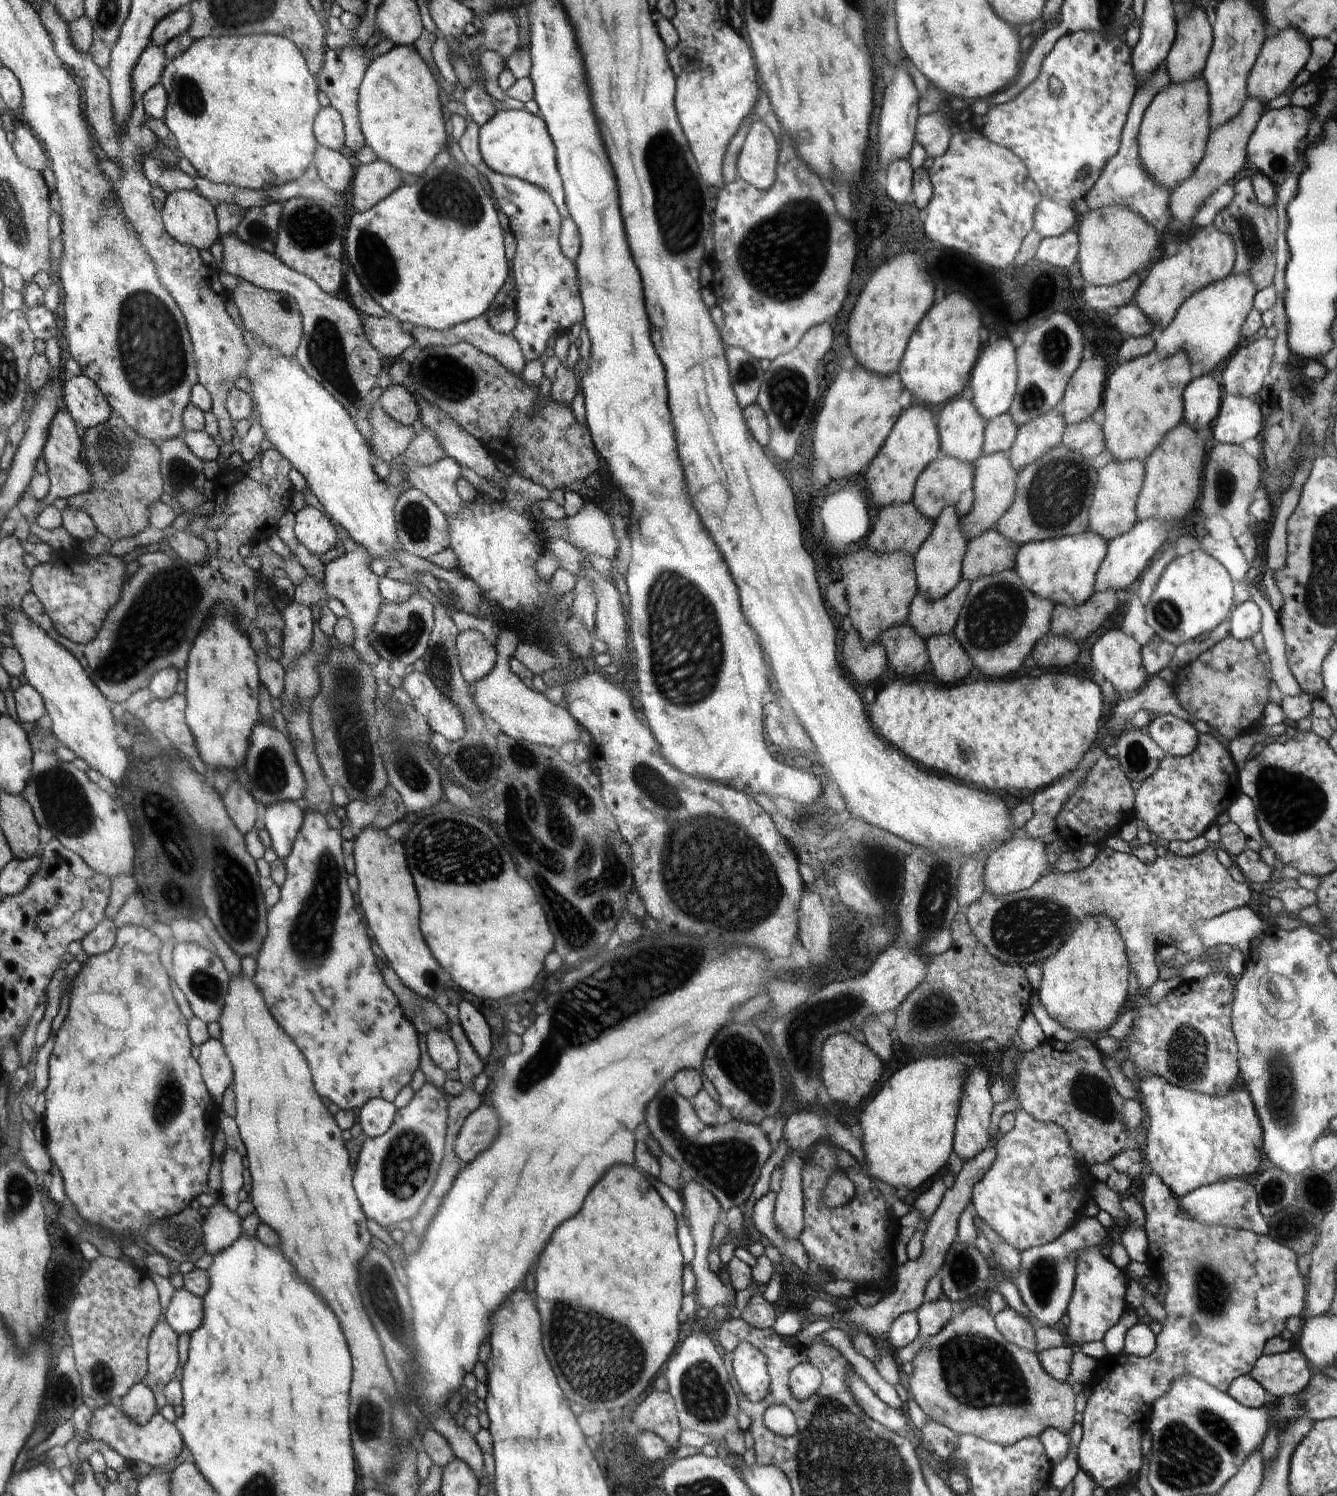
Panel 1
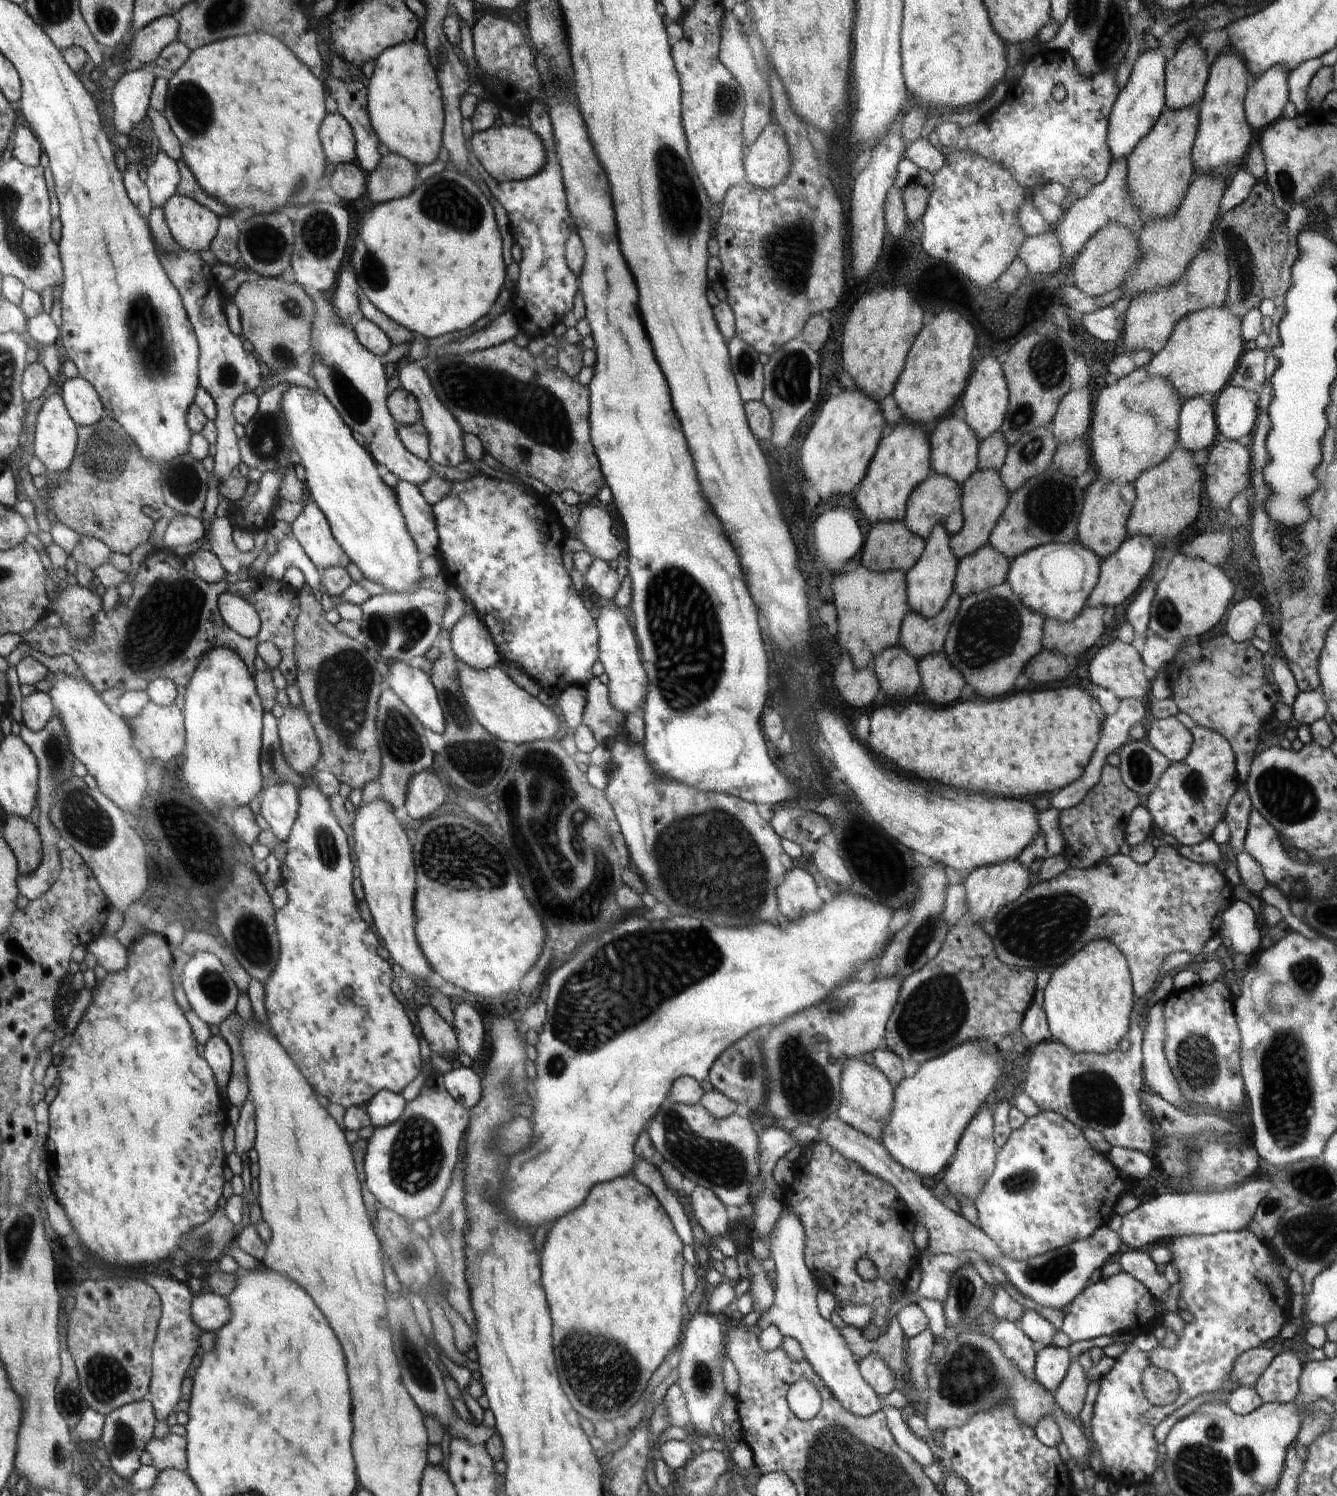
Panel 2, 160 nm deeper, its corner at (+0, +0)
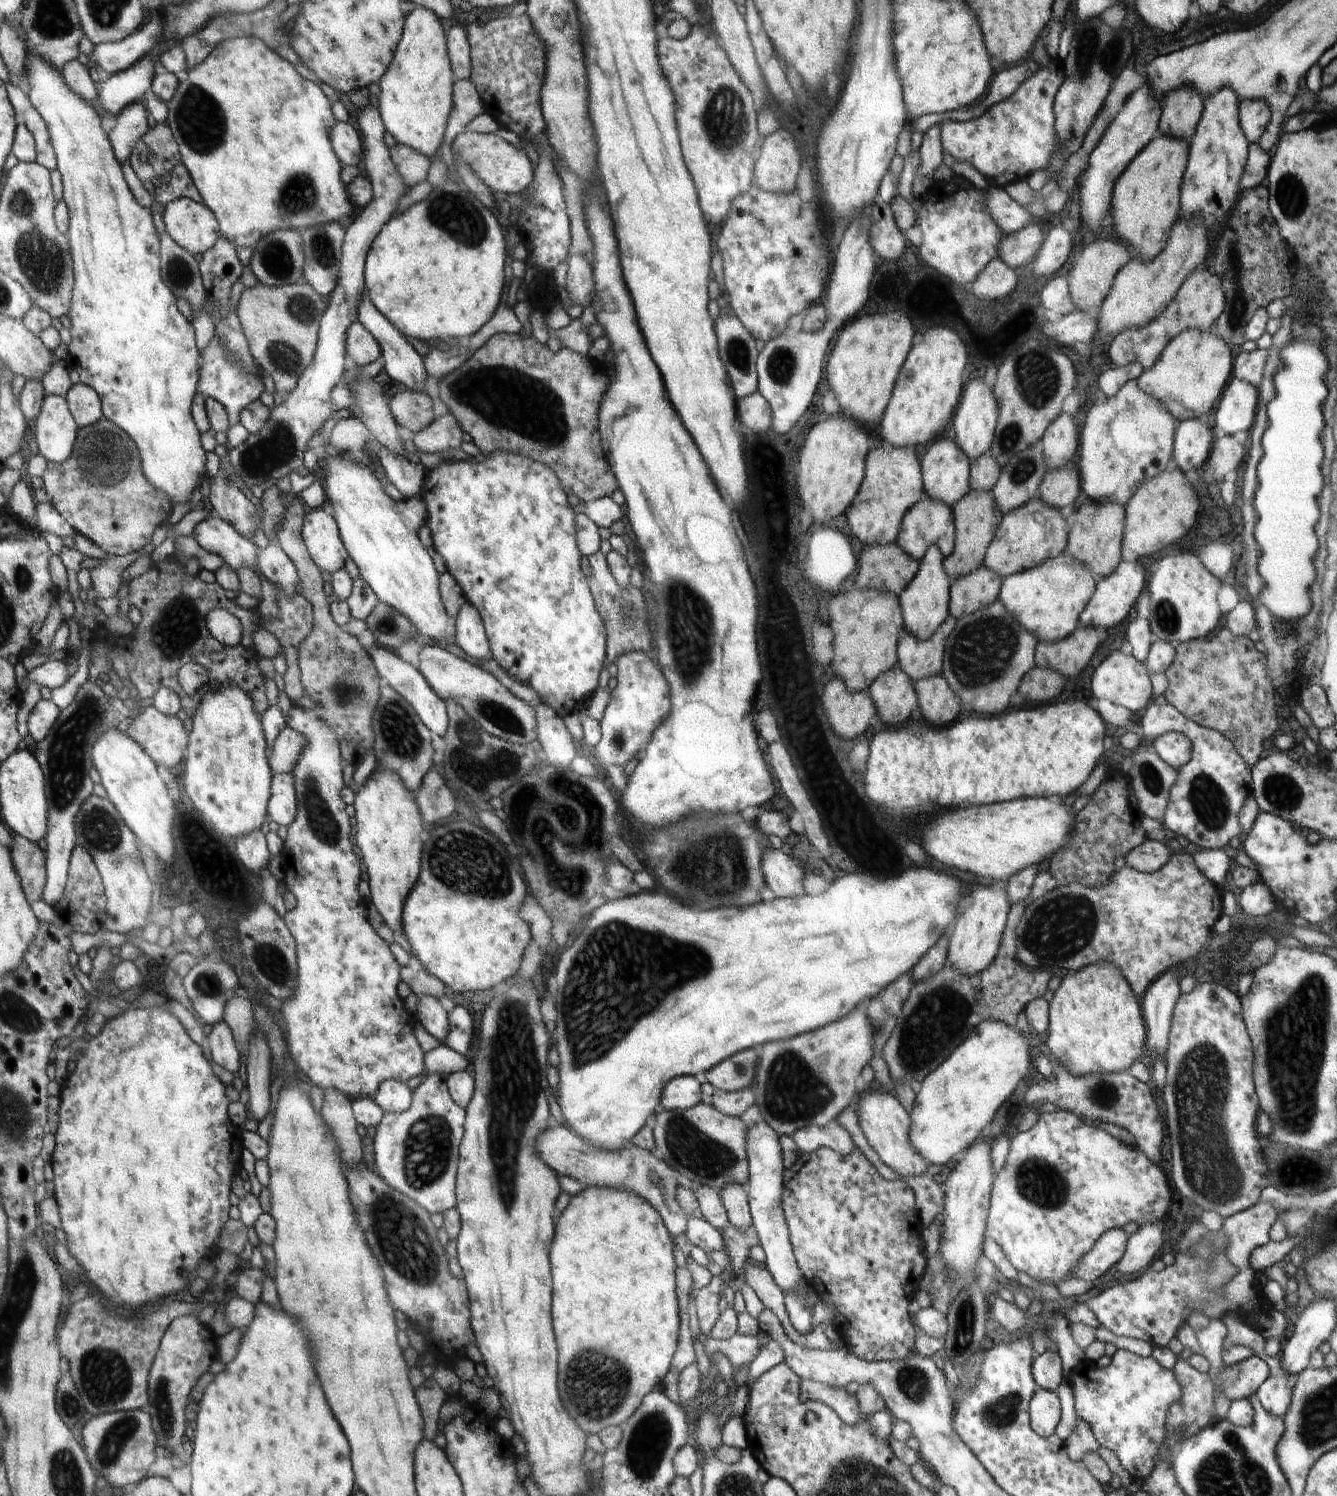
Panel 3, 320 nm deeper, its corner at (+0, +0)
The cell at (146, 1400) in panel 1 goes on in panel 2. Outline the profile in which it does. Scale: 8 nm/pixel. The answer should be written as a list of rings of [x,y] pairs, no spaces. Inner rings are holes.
[[[148,1400],[138,1401],[117,1408],[105,1416],[101,1437],[99,1438],[100,1447],[106,1450],[110,1459],[110,1468],[114,1469],[118,1476],[128,1480],[134,1476],[134,1472],[140,1468],[140,1452],[147,1447],[152,1440],[152,1432],[156,1428],[156,1410]]]

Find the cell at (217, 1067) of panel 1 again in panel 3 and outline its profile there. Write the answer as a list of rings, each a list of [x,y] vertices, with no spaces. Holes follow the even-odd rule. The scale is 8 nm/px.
[[[222,1020],[220,1023],[213,1024],[207,1039],[208,1054],[211,1059],[218,1066],[237,1074],[241,1065],[241,1054],[227,1022]]]

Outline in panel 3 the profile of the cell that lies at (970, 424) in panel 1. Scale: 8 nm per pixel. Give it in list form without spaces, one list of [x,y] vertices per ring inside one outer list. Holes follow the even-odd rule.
[[[942,437],[938,441],[931,442],[923,449],[921,463],[925,474],[926,494],[935,501],[940,501],[952,508],[954,504],[964,499],[972,489],[969,480],[972,462],[956,441]]]

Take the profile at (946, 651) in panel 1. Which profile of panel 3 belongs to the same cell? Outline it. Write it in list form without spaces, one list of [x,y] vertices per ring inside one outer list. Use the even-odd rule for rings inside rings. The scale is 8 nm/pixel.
[[[940,674],[917,682],[921,713],[929,726],[954,724],[961,709],[961,700]]]

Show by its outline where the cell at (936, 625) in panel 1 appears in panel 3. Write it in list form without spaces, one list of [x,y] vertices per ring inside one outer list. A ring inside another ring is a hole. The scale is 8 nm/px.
[[[948,615],[942,626],[927,641],[916,640],[907,633],[897,648],[897,666],[914,680],[937,677],[943,671],[945,642],[957,620]]]

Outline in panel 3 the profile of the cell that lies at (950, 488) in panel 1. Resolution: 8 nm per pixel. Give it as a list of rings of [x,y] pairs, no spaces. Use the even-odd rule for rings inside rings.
[[[928,495],[922,496],[920,503],[908,510],[901,525],[902,536],[897,536],[898,540],[895,540],[895,542],[904,552],[918,562],[926,554],[930,546],[937,545],[943,554],[944,560],[952,554],[953,548],[956,546],[953,509],[940,501],[935,501]]]

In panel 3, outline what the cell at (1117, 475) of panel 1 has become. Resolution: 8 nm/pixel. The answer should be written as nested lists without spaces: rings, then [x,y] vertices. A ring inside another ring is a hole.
[[[1084,498],[1070,521],[1065,551],[1086,565],[1097,579],[1110,576],[1122,559],[1121,540],[1125,531],[1125,506],[1117,501],[1098,503]]]

